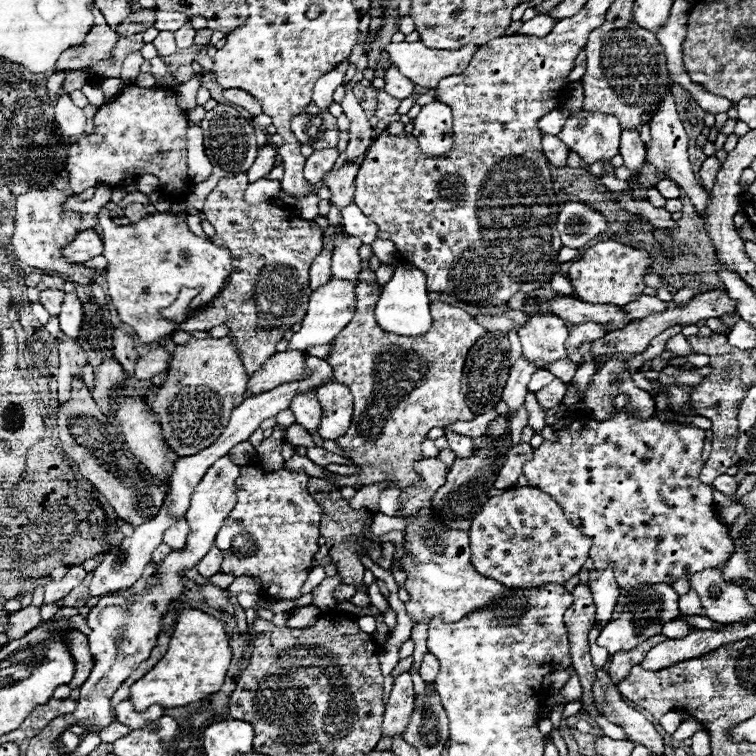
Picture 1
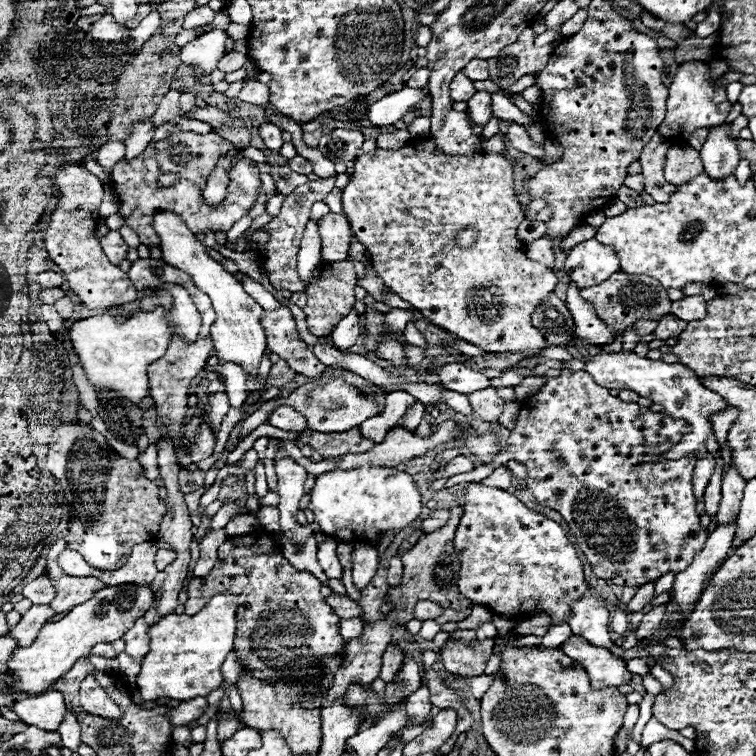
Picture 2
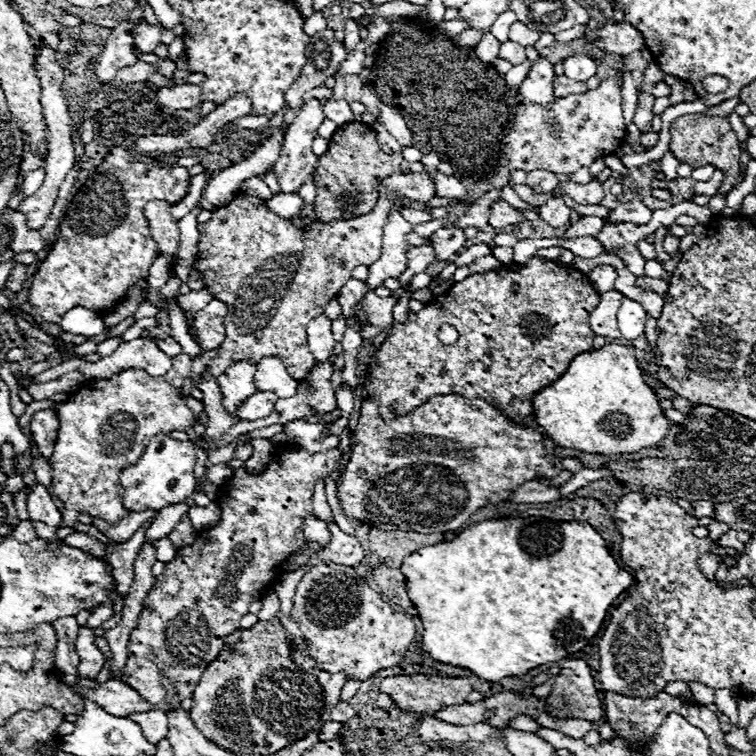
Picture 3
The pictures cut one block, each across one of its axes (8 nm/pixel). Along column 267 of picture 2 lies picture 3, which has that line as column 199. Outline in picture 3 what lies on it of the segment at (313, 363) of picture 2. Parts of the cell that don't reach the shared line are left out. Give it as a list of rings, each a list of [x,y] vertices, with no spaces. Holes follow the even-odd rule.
[[[212,300],[208,306],[204,306],[196,318],[194,328],[198,334],[198,342],[202,350],[212,350],[224,342],[224,316],[228,312],[228,306],[220,300]]]

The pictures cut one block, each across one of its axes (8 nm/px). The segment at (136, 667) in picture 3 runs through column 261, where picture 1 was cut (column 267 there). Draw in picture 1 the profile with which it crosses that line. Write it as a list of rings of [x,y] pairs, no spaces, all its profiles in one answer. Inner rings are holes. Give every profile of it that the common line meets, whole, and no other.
[[[258,466],[240,468],[240,478],[236,480],[238,502],[216,536],[216,546],[224,552],[222,572],[230,576],[254,576],[260,578],[260,592],[274,602],[298,600],[300,588],[304,586],[310,570],[314,568],[314,556],[318,546],[318,526],[322,518],[322,508],[308,494],[310,476],[306,472],[292,472],[288,468],[264,472]]]

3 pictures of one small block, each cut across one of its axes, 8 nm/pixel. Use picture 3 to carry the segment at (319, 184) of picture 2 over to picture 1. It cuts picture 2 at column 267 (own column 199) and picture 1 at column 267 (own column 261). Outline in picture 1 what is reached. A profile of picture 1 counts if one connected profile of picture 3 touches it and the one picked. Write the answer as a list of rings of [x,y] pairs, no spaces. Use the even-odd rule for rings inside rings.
[[[248,174],[220,178],[218,186],[208,194],[202,208],[204,218],[216,228],[214,244],[222,244],[232,256],[232,274],[220,294],[202,310],[190,314],[180,330],[210,330],[218,324],[228,324],[230,336],[236,340],[246,372],[256,374],[262,364],[276,352],[276,342],[300,322],[306,314],[310,262],[322,252],[322,230],[314,220],[304,220],[292,206],[276,206],[274,200],[248,204],[244,190]]]

